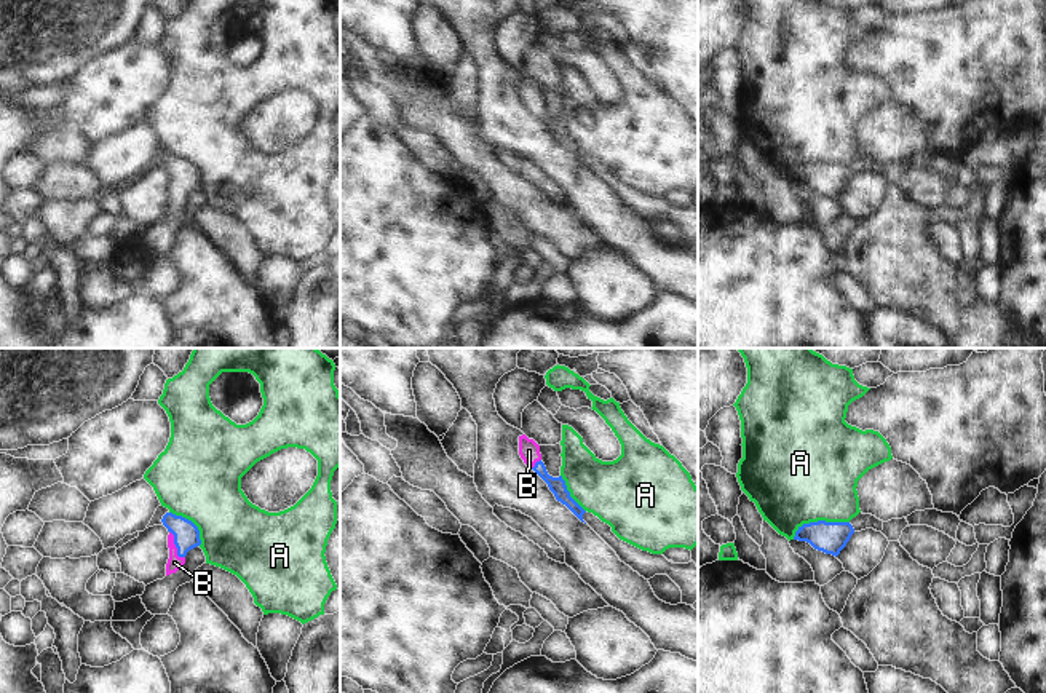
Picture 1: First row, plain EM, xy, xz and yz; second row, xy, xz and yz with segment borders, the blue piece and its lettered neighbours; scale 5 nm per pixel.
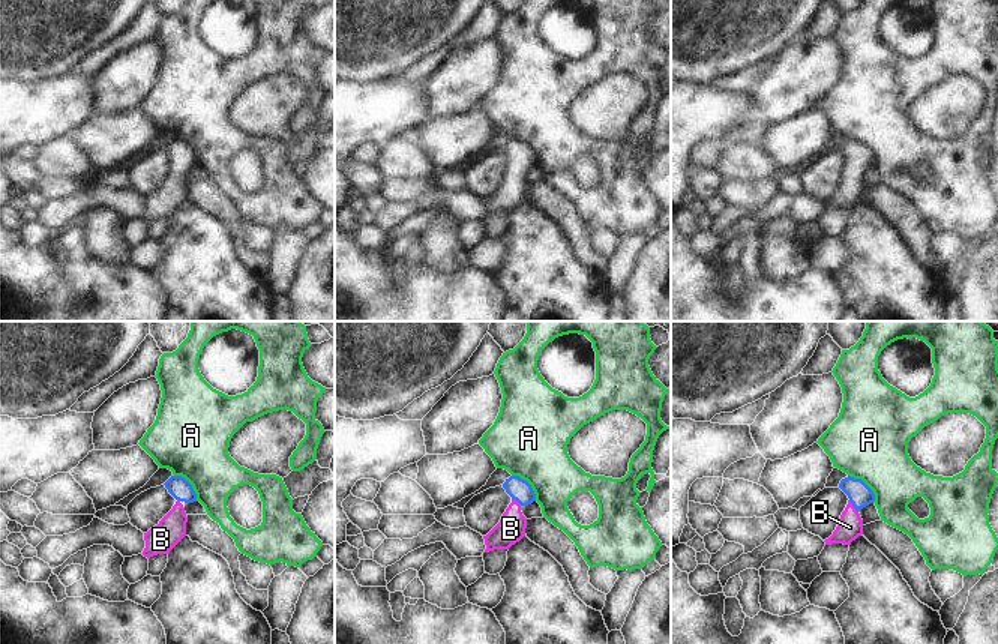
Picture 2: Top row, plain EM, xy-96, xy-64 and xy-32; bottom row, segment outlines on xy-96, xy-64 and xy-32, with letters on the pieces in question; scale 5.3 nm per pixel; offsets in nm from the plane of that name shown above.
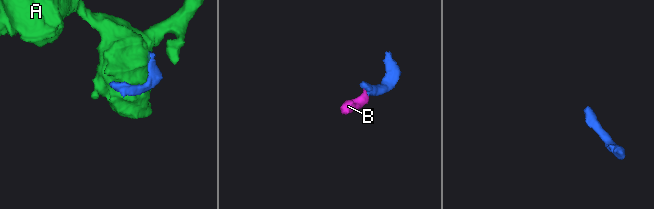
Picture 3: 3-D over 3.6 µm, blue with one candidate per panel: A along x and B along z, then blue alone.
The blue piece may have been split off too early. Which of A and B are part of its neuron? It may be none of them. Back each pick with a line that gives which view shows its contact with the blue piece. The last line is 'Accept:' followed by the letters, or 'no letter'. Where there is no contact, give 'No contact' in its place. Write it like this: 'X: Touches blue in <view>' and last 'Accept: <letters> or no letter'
B: Touches blue in xy
Accept: B

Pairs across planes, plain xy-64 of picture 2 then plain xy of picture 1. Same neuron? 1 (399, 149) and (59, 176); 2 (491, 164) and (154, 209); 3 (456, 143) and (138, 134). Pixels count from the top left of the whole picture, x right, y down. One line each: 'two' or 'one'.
1: one
2: one
3: one

